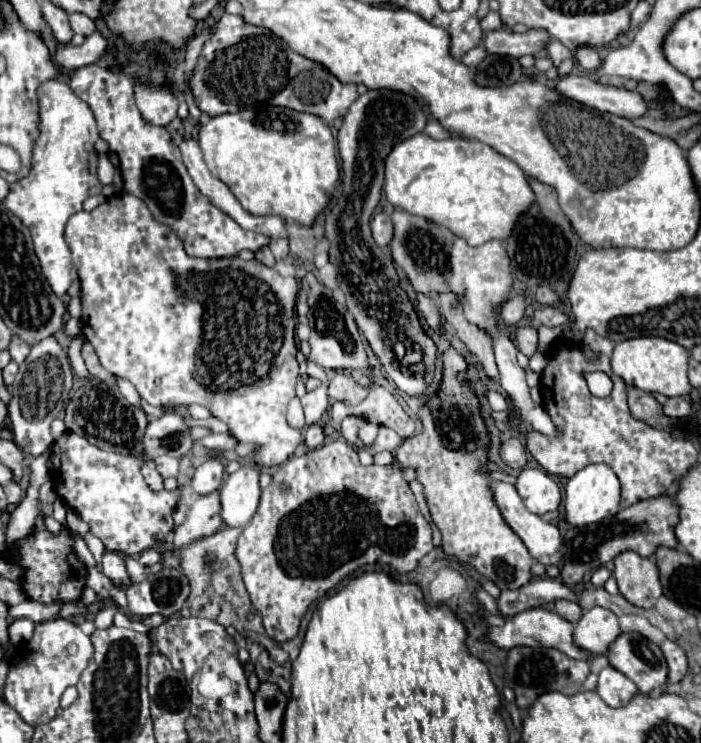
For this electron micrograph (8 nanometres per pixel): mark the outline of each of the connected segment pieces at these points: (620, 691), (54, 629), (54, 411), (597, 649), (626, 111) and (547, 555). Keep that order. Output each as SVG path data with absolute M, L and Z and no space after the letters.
M605 667L599 673L597 693L607 705L621 707L621 705L627 705L629 699L637 693L637 685L631 679L627 679L621 671L613 667Z
M51 619L37 623L31 641L21 645L13 655L13 665L9 667L7 683L3 689L5 701L21 715L29 725L49 723L59 709L59 699L69 685L77 685L81 671L87 667L93 655L91 639L71 621L71 619Z
M47 337L33 345L29 357L19 365L19 373L13 381L13 401L9 403L9 421L15 443L21 447L23 453L29 453L29 457L33 459L45 453L55 441L49 425L65 409L63 395L73 383L73 375L69 373L73 373L69 359L55 341L55 337Z
M593 607L583 613L583 617L575 623L573 641L577 647L587 651L593 659L605 655L607 647L621 633L617 617L601 607Z
M565 75L559 77L555 83L555 91L565 95L567 99L573 99L581 105L587 105L591 109L597 109L601 113L613 113L619 117L641 117L645 115L647 103L643 97L635 91L627 91L623 87L609 87L599 85L595 79L585 75Z
M493 481L491 493L505 523L521 537L529 553L543 565L557 565L561 561L559 529L551 523L545 523L539 515L529 513L513 485Z

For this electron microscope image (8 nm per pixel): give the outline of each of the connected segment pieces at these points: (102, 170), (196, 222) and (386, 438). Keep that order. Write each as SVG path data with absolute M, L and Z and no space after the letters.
M101 155L99 157L99 169L97 169L97 175L99 175L99 181L103 183L103 185L109 185L111 181L113 181L113 163L109 161L109 157L107 155Z
M93 63L77 69L69 79L69 87L89 105L95 115L99 135L109 143L111 151L119 155L123 189L139 197L149 207L151 215L183 241L187 255L203 259L235 257L243 249L255 253L269 245L269 237L245 231L197 189L177 155L179 147L171 141L167 129L151 125L143 119L135 105L133 81L125 73L115 73L109 67Z
M381 427L377 439L367 447L367 451L369 451L369 453L381 453L381 451L391 451L391 453L395 453L397 447L401 445L401 441L403 441L403 439L401 439L393 429Z

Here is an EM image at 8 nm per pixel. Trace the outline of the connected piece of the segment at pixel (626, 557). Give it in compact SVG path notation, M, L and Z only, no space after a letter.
M625 551L615 557L613 575L617 579L619 593L637 607L655 607L657 599L663 595L657 565L635 551Z

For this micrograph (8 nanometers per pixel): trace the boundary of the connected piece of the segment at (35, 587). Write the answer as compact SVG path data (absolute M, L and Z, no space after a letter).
M63 529L59 537L53 537L49 531L39 531L37 535L31 533L25 541L17 543L15 555L25 567L23 589L29 599L75 603L81 597L85 585L85 565L77 559L77 555L73 555L67 529Z

